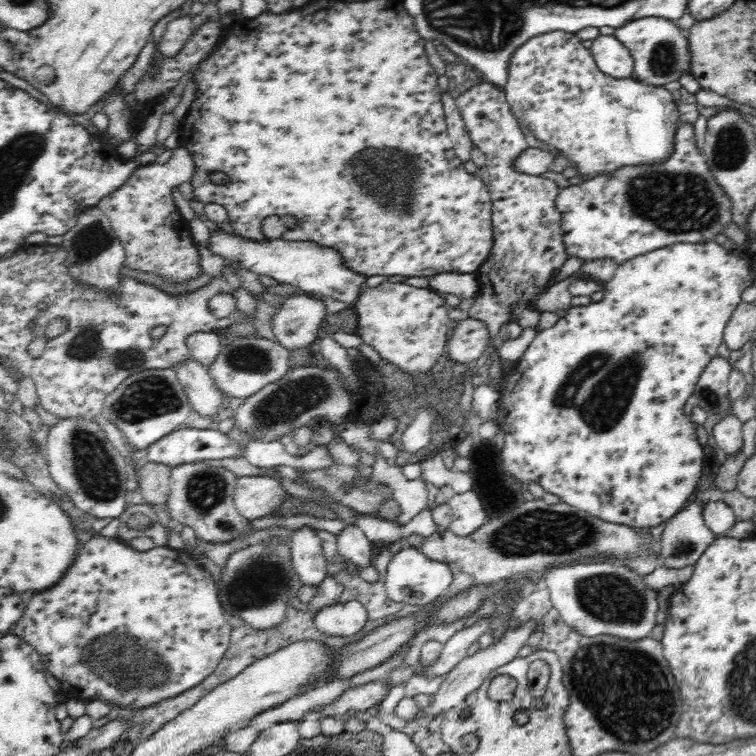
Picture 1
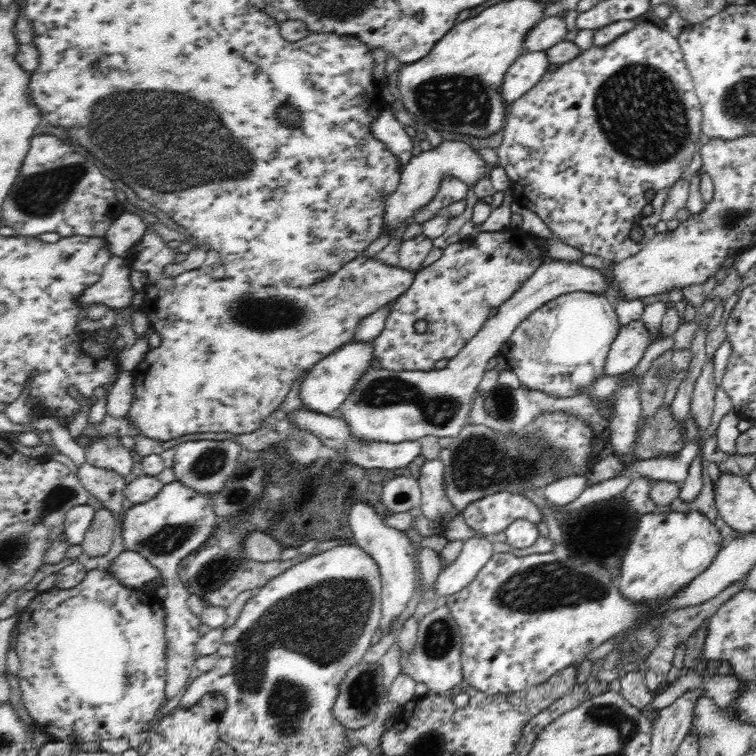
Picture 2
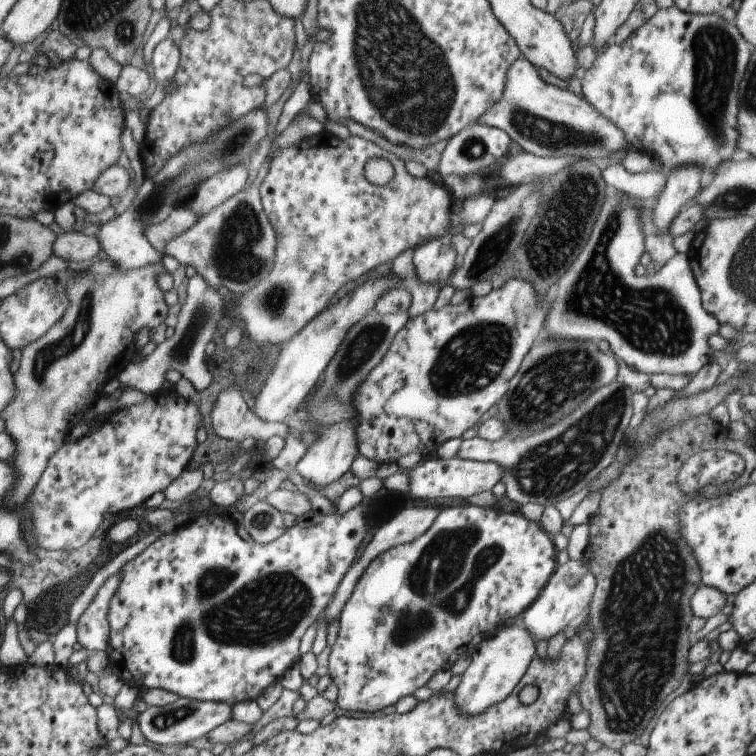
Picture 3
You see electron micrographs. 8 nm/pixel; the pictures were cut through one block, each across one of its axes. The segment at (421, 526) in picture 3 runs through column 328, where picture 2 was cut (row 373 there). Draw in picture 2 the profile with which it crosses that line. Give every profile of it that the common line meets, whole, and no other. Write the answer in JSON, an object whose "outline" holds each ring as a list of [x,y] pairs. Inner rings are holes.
{"outline":[[[640,319],[622,324],[604,362],[603,376],[618,377],[633,370],[652,342]]]}

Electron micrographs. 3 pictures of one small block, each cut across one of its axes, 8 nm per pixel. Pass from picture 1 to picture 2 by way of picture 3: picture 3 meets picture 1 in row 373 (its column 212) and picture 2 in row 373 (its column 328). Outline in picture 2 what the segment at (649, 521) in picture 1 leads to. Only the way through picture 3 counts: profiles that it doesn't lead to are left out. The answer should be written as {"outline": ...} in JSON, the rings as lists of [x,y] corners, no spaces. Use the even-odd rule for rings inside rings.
{"outline":[[[582,291],[560,294],[558,298],[552,298],[546,304],[542,304],[540,309],[531,313],[528,319],[525,319],[511,334],[504,353],[508,369],[514,372],[528,389],[560,398],[574,396],[579,394],[582,388],[591,386],[595,378],[605,374],[602,368],[620,326],[615,307],[610,304],[608,298],[598,293]]]}

